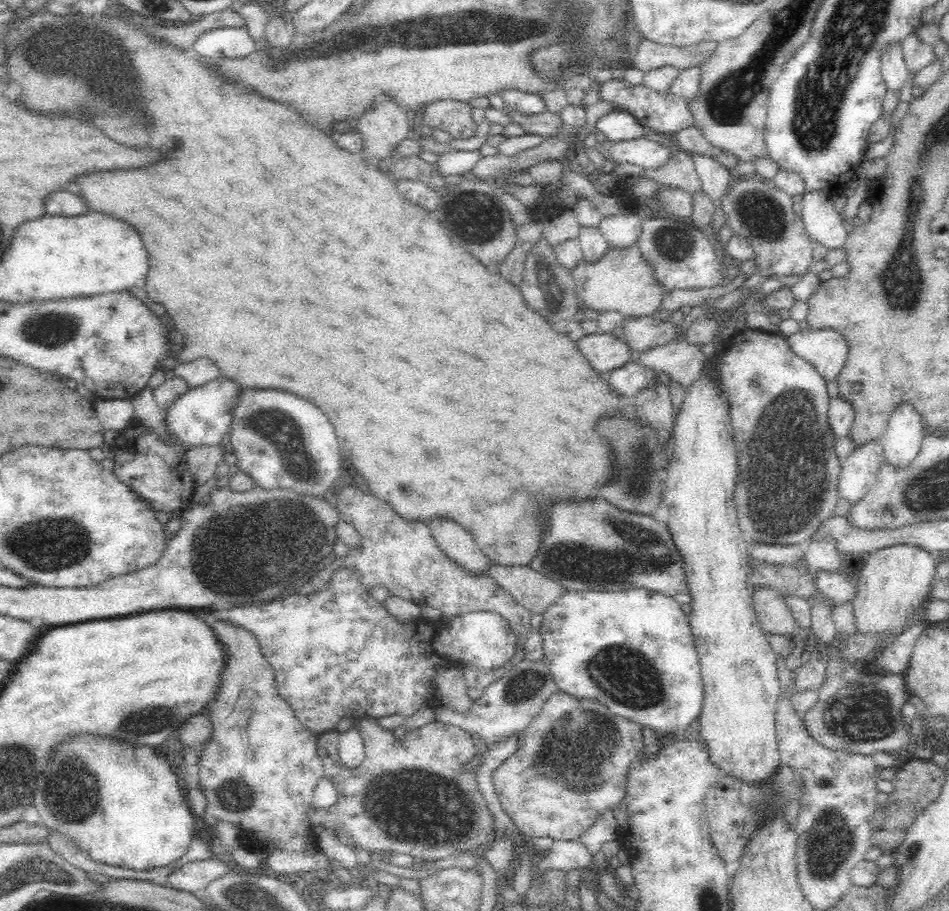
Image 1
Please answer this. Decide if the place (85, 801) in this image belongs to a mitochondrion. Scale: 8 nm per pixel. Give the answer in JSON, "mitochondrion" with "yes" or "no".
{"mitochondrion":"yes"}

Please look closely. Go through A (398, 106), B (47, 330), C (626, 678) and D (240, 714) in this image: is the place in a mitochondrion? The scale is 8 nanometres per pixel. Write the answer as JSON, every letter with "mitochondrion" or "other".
{"A":"other","B":"mitochondrion","C":"mitochondrion","D":"mitochondrion"}

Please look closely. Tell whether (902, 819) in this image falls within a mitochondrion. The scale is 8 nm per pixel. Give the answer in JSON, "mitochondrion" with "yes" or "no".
{"mitochondrion":"no"}

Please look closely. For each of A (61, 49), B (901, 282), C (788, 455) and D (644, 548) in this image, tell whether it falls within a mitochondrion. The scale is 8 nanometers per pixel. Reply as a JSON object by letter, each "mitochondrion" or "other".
{"A":"mitochondrion","B":"mitochondrion","C":"mitochondrion","D":"mitochondrion"}

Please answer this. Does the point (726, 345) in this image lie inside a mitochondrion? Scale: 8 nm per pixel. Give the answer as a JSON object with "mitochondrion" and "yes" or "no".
{"mitochondrion":"no"}

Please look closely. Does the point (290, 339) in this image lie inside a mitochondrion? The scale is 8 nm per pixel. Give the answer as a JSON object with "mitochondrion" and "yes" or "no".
{"mitochondrion":"no"}

